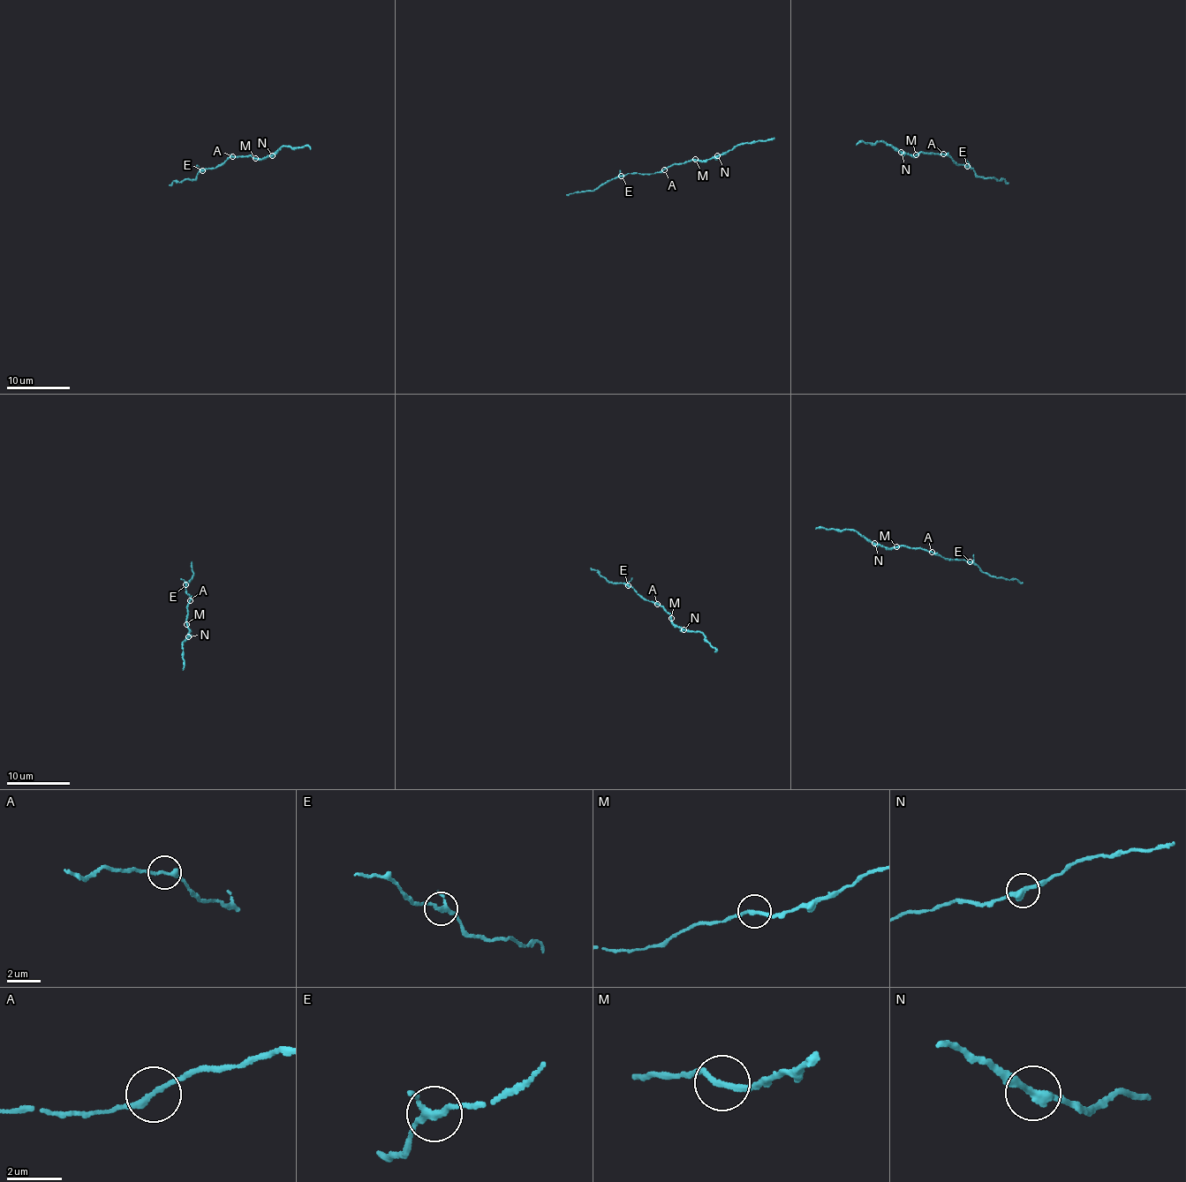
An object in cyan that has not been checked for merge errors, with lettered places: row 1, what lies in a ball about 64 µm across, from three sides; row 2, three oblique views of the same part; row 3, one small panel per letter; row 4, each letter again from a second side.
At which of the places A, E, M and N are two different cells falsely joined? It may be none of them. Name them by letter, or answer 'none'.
none

